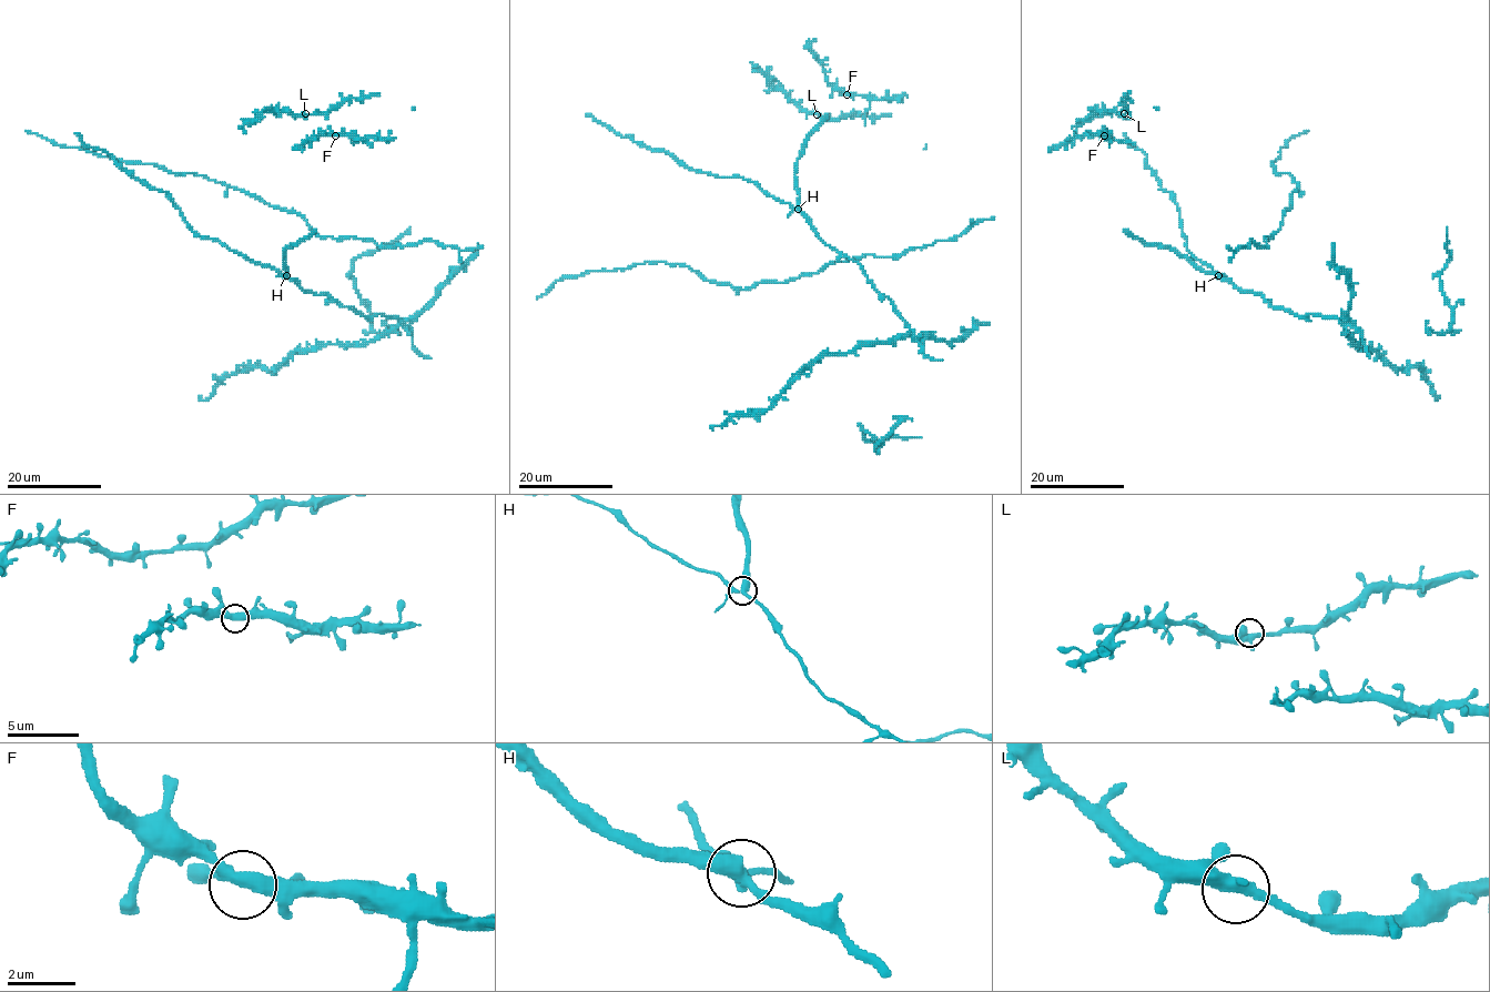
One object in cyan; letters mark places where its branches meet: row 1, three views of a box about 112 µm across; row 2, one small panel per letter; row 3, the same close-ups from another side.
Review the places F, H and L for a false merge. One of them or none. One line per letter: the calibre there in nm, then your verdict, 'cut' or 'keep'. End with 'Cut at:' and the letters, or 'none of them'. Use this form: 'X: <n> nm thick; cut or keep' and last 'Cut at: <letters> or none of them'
F: 340 nm thick; keep
H: 340 nm thick; cut
L: 360 nm thick; keep
Cut at: H

